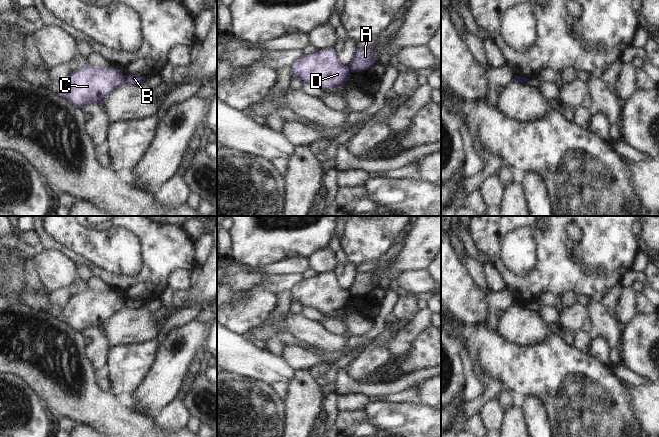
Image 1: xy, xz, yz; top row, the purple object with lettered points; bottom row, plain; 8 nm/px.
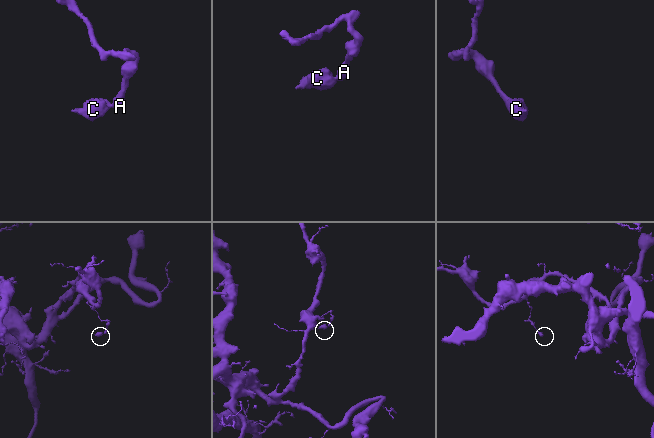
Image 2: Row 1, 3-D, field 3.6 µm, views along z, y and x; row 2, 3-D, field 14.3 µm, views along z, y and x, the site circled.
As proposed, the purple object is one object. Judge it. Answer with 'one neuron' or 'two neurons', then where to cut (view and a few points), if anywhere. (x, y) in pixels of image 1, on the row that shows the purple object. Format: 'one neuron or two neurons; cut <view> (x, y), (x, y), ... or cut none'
two neurons; cut xy (126, 76), (124, 82)

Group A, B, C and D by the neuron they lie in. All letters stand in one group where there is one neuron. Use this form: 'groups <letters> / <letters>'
groups A B / C D

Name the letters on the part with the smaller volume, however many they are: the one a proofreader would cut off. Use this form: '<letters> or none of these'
C, D

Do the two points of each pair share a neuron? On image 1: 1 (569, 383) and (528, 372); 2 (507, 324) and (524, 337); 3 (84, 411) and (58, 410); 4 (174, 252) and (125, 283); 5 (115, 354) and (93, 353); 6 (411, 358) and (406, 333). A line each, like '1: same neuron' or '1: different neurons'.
1: same neuron
2: same neuron
3: same neuron
4: same neuron
5: different neurons
6: different neurons

